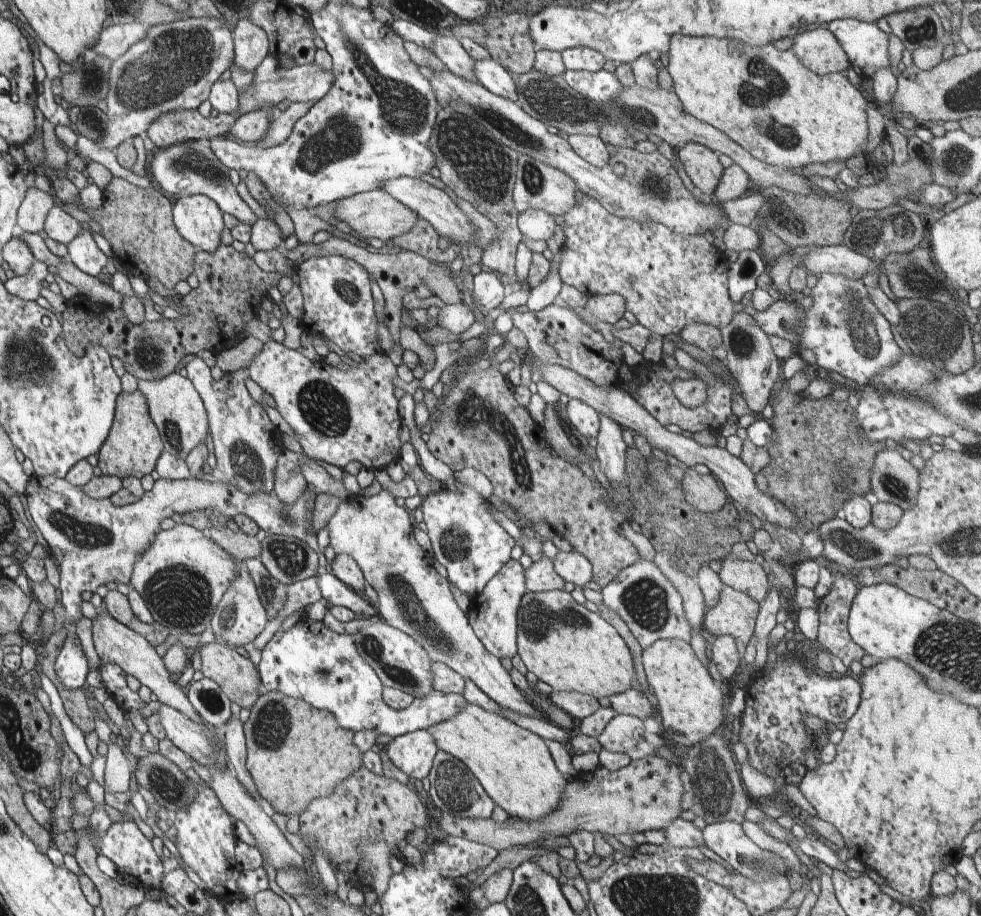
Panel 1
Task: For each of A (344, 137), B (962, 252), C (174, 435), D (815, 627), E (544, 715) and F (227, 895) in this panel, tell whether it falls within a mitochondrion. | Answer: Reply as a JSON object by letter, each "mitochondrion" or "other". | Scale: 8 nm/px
{"A":"mitochondrion","B":"other","C":"mitochondrion","D":"other","E":"other","F":"other"}

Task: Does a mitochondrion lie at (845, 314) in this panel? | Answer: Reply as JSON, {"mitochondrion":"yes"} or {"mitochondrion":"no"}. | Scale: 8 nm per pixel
{"mitochondrion":"yes"}

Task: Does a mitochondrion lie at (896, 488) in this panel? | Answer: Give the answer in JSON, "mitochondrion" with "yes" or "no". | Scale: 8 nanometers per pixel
{"mitochondrion":"yes"}

